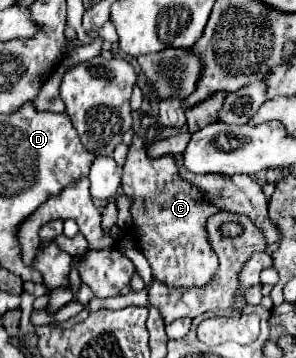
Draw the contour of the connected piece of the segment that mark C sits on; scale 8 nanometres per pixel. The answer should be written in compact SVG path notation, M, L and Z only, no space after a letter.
M134 138L130 146L122 174L122 188L124 194L132 200L132 226L128 232L136 238L136 248L152 266L152 276L170 288L206 286L218 268L218 256L210 246L206 222L218 214L220 208L208 202L200 188L188 184L180 176L172 154L150 160L144 154L144 142L140 138Z

